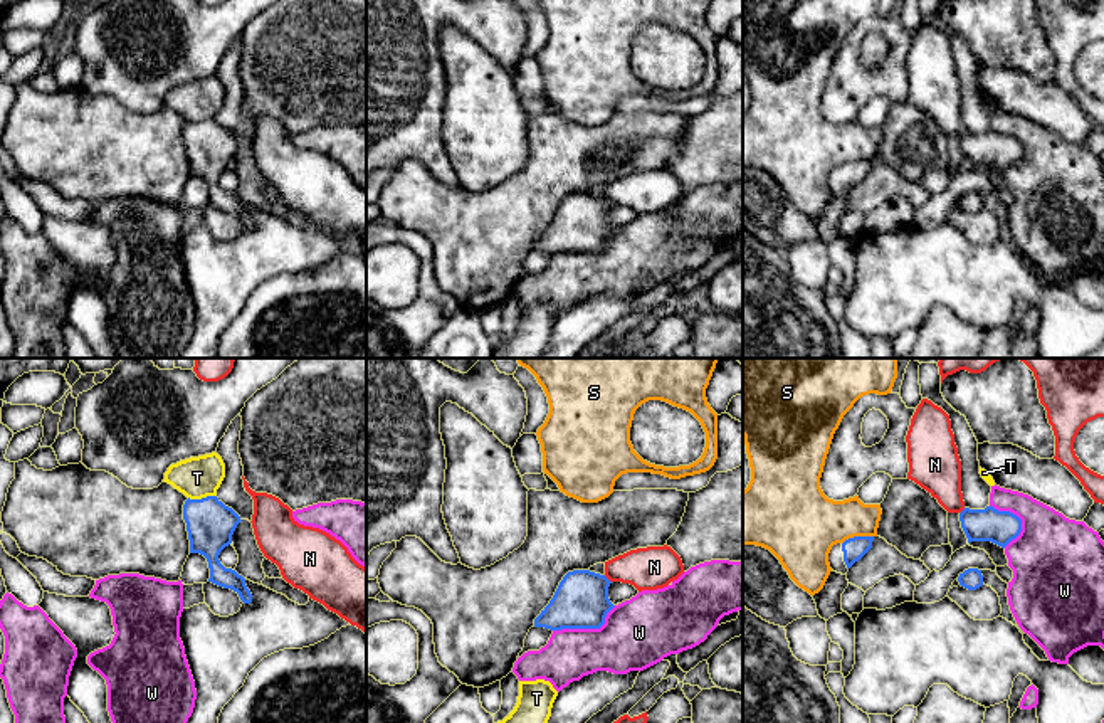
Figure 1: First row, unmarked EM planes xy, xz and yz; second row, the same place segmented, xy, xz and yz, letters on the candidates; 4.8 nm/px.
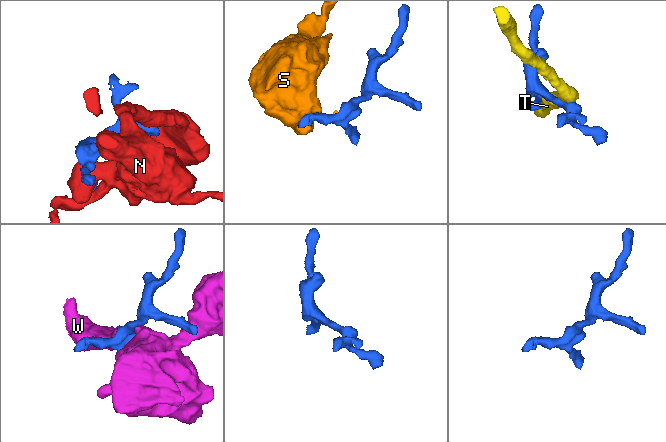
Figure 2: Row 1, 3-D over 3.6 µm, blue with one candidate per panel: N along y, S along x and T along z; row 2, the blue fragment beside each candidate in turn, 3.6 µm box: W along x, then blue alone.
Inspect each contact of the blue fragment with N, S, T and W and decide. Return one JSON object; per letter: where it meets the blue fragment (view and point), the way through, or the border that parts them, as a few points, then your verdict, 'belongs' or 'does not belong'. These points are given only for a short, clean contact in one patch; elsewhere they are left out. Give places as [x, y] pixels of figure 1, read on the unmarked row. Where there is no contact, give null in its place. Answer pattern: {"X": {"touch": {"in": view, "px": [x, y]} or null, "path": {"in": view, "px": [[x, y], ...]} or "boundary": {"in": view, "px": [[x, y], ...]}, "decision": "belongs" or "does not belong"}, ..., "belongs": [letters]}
{"N": {"touch": {"in": "xz", "px": [607, 202]}, "boundary": {"in": "xz", "px": [[604, 199], [610, 205]]}, "decision": "does not belong"}, "S": {"touch": {"in": "yz", "px": [857, 160]}, "decision": "does not belong"}, "T": {"touch": {"in": "xy", "px": [202, 121]}, "decision": "does not belong"}, "W": {"touch": {"in": "xz", "px": [587, 251]}, "boundary": {"in": "xz", "px": [[615, 229], [599, 251], [562, 251], [553, 254]]}, "decision": "does not belong"}, "belongs": []}

